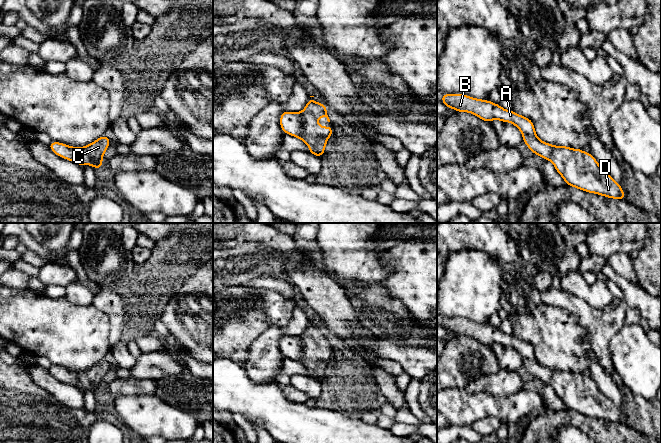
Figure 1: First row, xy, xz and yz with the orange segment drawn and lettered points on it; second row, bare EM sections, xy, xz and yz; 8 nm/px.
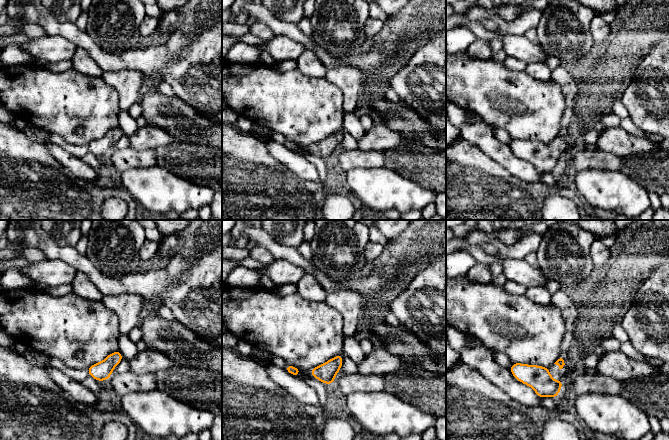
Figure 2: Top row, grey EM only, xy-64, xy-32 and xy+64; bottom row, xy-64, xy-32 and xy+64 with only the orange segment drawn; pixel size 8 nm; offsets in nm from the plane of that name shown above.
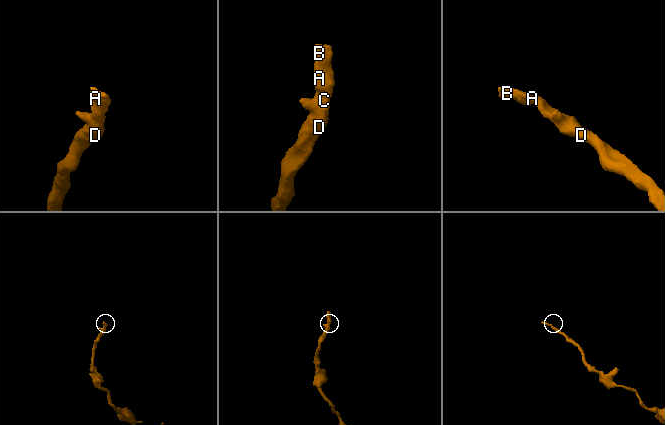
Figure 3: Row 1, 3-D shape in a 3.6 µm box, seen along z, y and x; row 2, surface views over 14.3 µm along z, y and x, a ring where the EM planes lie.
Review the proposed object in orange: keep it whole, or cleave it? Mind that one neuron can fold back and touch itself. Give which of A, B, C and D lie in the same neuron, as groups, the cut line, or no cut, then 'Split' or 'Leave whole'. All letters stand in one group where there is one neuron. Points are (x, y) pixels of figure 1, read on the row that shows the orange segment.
Groups: A B C D. No split. Leave whole

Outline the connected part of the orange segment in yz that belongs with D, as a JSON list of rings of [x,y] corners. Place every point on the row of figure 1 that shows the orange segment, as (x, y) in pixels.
[[[442,94],[440,99],[447,108],[457,112],[468,112],[486,122],[500,120],[514,124],[523,136],[523,142],[535,155],[553,163],[566,185],[588,193],[594,193],[612,199],[626,199],[619,185],[598,163],[595,157],[582,149],[568,146],[555,146],[541,141],[534,123],[527,117],[512,110],[503,109],[499,104],[464,94]]]

